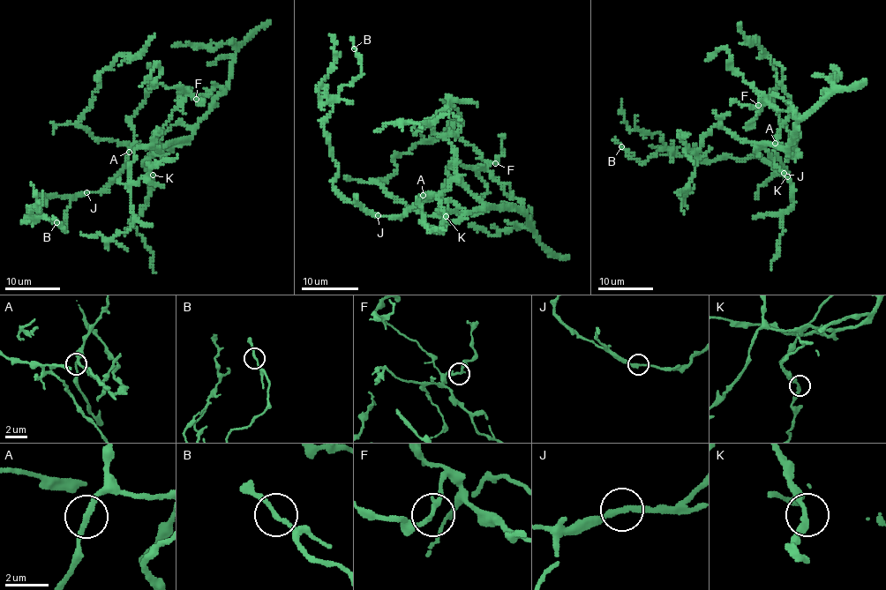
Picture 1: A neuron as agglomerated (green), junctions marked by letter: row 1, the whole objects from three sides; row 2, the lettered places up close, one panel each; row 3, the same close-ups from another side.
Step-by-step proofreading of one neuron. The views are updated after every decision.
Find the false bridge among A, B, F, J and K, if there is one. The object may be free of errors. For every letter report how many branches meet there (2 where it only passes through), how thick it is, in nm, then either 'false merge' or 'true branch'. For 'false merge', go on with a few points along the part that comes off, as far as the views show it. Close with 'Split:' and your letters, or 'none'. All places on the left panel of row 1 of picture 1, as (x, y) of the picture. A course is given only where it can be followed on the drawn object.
A: branches 2; calibre 200 nm; true branch
B: branches 2; calibre 190 nm; true branch
F: branches 2; calibre 200 nm; true branch
J: branches 2; calibre 240 nm; true branch
K: branches 2; calibre 200 nm; true branch
Split: none

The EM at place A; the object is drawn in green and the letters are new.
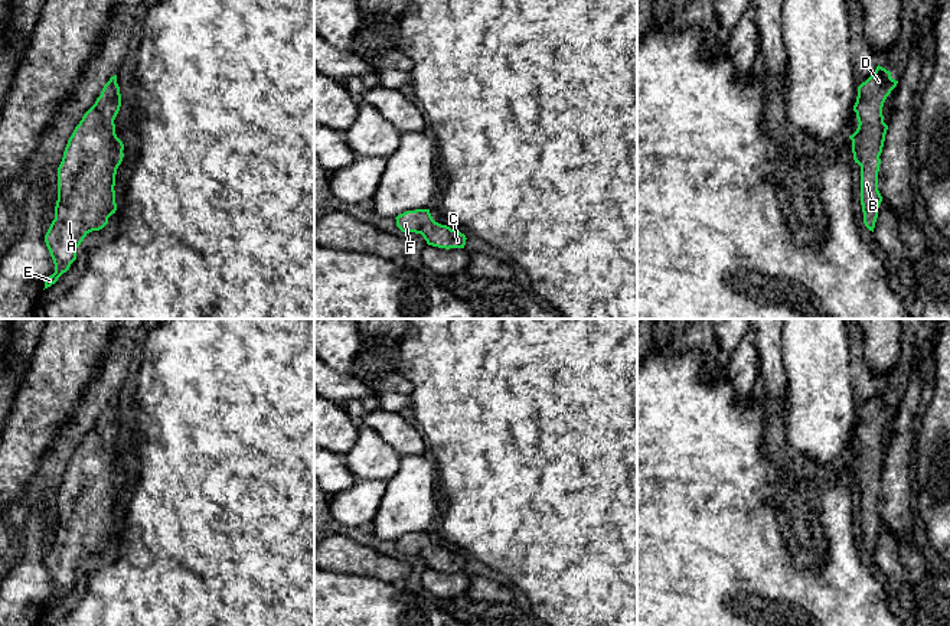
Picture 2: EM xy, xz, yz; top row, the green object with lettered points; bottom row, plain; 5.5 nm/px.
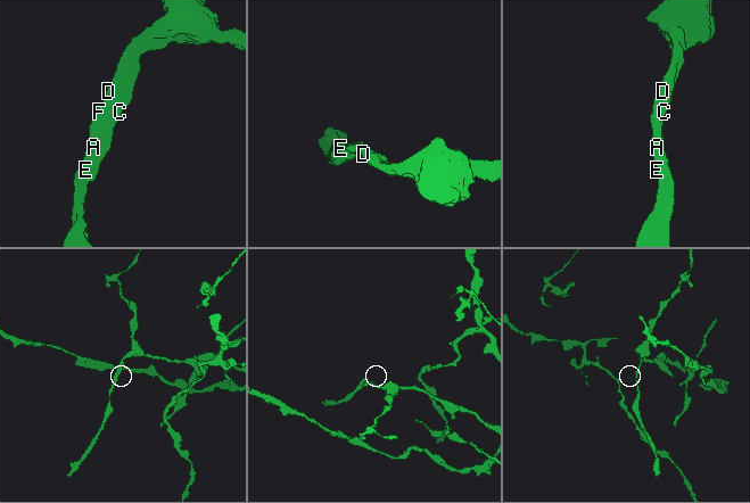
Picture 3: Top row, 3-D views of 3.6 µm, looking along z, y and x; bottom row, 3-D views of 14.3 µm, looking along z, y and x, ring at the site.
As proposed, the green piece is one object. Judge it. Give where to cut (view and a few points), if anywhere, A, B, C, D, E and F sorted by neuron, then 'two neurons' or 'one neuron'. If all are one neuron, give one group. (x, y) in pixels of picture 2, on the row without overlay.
cut none; groups A B C D E F; one neuron

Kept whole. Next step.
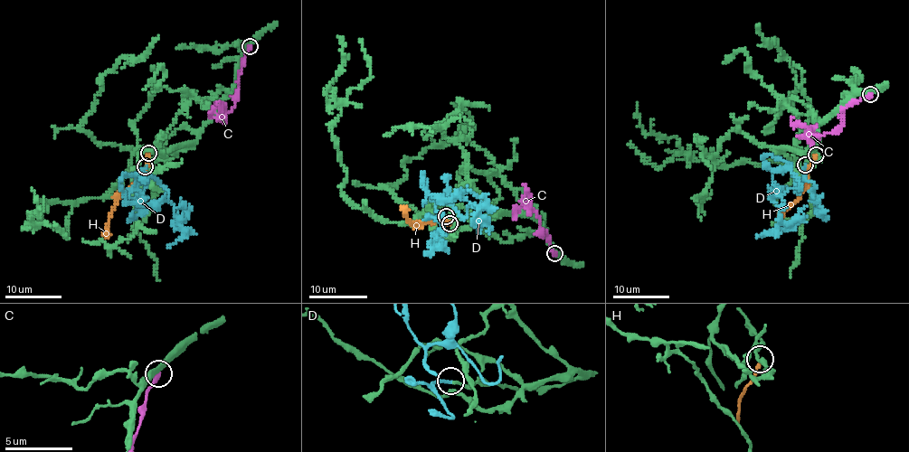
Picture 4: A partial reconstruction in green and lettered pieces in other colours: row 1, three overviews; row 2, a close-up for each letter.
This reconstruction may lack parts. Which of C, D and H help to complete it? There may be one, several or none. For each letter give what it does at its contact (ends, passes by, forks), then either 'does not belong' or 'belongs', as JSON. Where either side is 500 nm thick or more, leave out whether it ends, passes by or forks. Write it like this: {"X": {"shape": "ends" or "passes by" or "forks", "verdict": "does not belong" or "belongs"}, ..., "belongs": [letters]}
{"C": {"shape": "ends", "verdict": "does not belong"}, "D": {"shape": "ends", "verdict": "does not belong"}, "H": {"shape": "ends", "verdict": "does not belong"}, "belongs": []}

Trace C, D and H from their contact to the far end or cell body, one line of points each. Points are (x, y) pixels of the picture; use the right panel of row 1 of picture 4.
C: (871, 95), (854, 100), (846, 108), (843, 122), (832, 132), (808, 136), (805, 127), (794, 124), (791, 116)
D: (806, 164), (798, 192), (789, 164), (800, 188), (790, 187), (782, 194), (779, 220), (771, 230), (757, 236)
H: (815, 155), (808, 171), (807, 187), (779, 216)

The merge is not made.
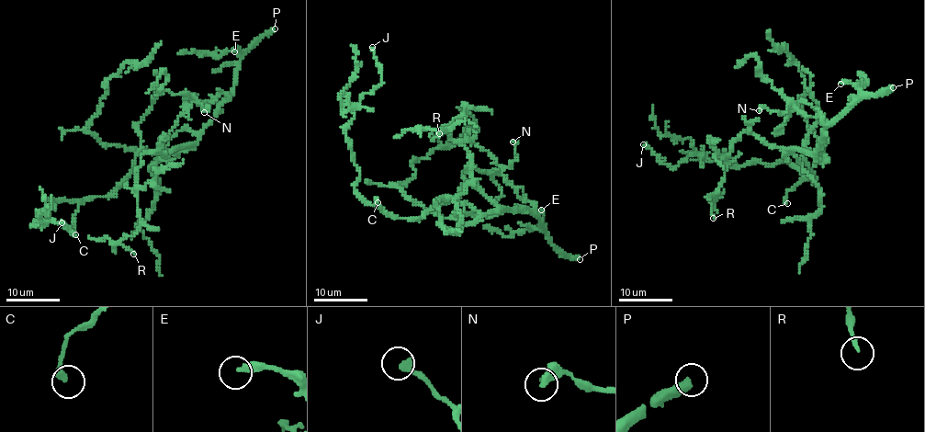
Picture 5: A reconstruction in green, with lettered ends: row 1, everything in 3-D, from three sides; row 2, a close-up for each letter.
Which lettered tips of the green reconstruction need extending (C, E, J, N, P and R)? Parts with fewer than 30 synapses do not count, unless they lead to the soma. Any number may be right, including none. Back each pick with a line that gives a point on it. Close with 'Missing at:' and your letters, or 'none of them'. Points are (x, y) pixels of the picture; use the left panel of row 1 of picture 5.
E: at (234, 51)
P: at (275, 28)
Missing at: E, P

